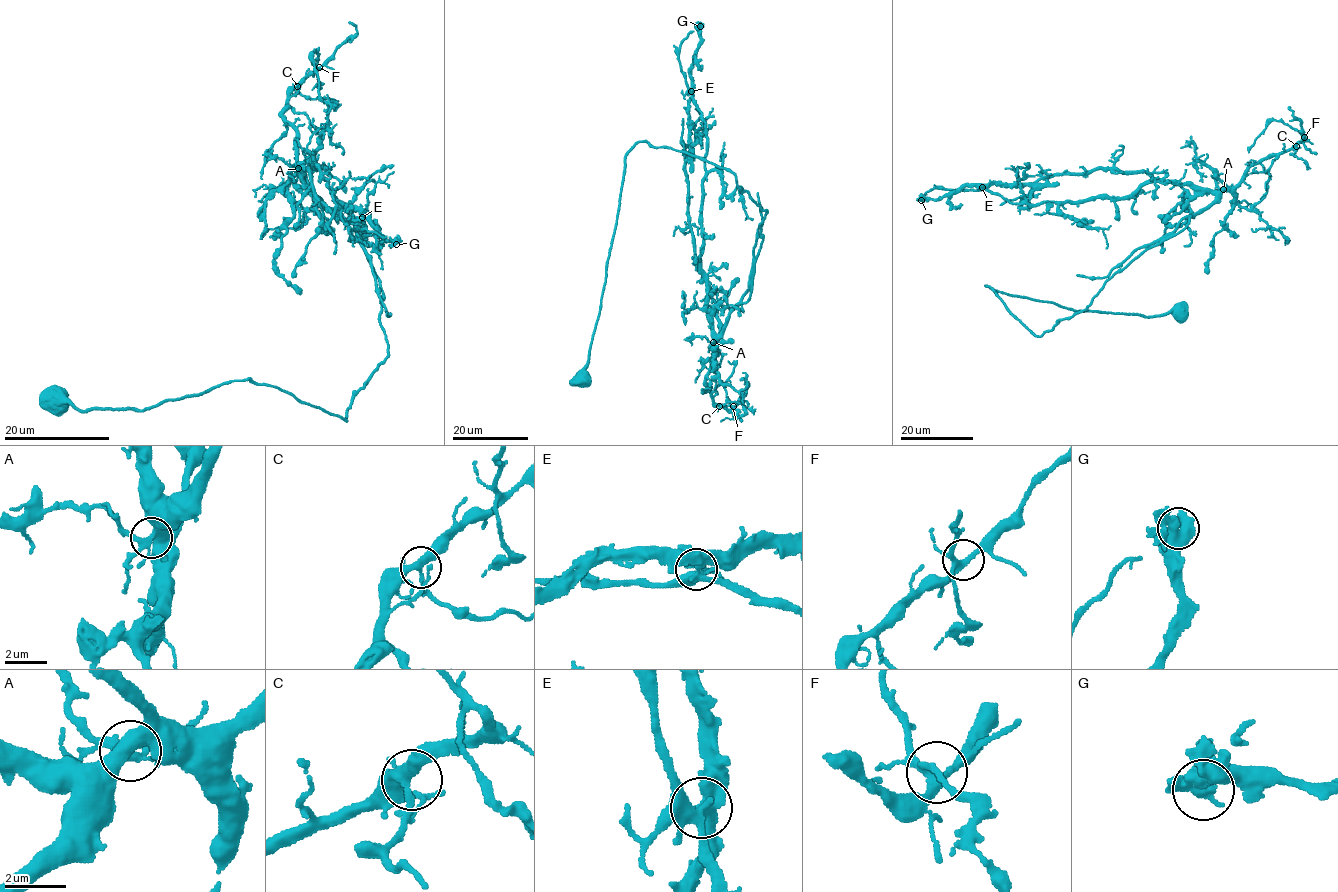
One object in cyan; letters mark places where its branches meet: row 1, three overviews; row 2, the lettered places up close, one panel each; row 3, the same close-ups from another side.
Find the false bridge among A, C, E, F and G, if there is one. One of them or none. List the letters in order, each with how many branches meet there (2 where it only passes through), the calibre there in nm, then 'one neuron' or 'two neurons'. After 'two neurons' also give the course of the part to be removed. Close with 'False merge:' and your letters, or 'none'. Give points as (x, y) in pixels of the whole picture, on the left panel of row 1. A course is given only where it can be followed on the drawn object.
A: 5 branches meet; 360 nm thick; one neuron
C: 4 branches meet; 340 nm thick; one neuron
E: 5 branches meet; 360 nm thick; two neurons; foreign part runs (363, 217), (342, 202), (343, 222), (352, 237)
F: 5 branches meet; 280 nm thick; one neuron
G: 5 branches meet; 400 nm thick; one neuron
False merge: E

